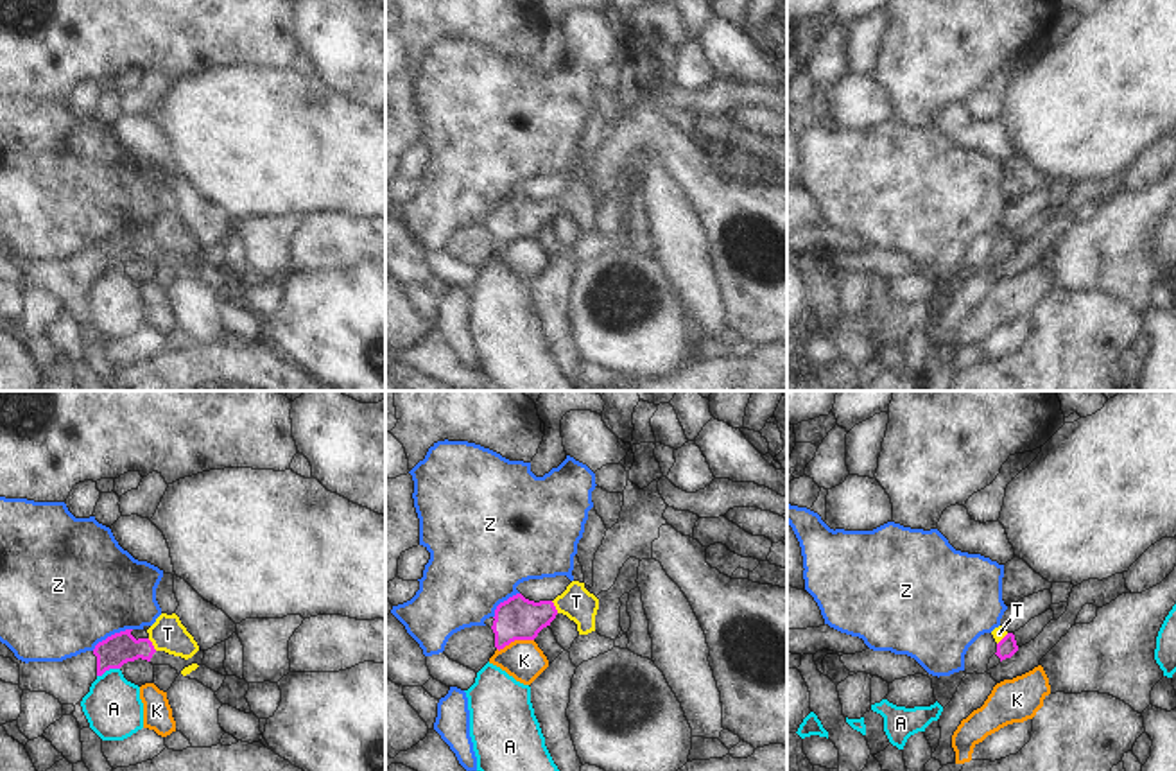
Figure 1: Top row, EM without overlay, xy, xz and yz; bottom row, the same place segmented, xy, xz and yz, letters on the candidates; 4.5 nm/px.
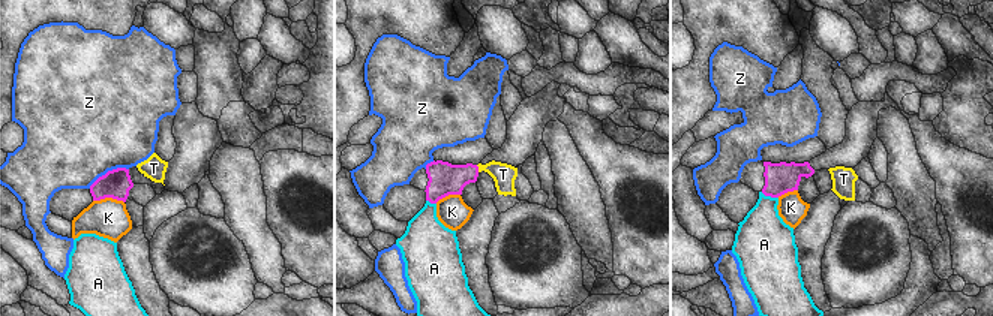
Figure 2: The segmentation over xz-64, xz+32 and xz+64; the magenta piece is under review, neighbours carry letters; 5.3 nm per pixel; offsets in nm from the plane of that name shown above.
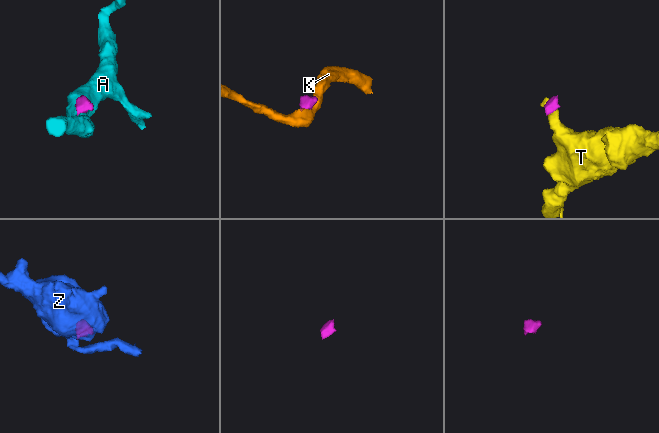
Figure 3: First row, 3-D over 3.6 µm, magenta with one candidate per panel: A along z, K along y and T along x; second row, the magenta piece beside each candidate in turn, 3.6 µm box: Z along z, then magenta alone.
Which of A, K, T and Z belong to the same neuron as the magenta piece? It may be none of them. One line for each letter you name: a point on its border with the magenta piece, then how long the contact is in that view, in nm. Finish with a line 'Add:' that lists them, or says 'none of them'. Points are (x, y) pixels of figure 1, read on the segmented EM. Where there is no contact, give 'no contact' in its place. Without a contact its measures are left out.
Add: none of them

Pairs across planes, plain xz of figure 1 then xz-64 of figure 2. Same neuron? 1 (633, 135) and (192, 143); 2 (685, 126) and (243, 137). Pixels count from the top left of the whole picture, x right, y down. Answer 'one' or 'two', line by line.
1: two
2: two

